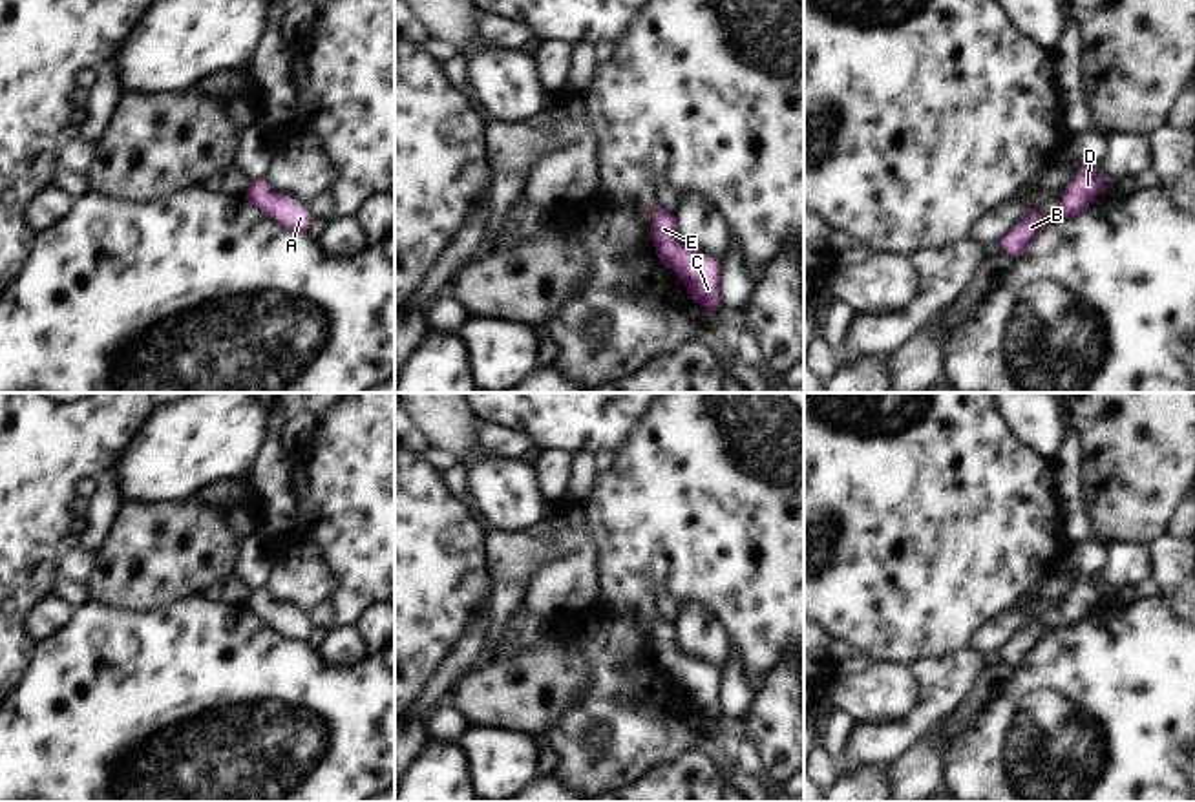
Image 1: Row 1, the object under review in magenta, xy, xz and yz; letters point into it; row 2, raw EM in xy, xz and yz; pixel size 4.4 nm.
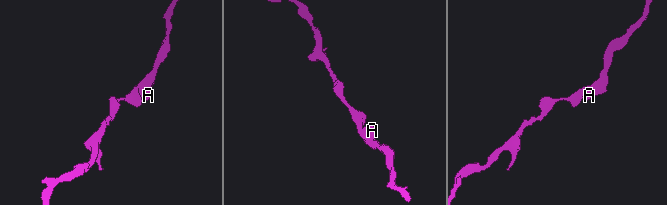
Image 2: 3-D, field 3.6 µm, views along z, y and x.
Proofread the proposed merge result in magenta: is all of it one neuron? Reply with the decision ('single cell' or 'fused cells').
single cell

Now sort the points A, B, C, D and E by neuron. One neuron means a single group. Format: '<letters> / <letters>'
A B C D E

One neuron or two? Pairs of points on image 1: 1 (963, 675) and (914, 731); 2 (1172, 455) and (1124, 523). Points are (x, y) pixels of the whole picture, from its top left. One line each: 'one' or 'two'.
1: one
2: one

